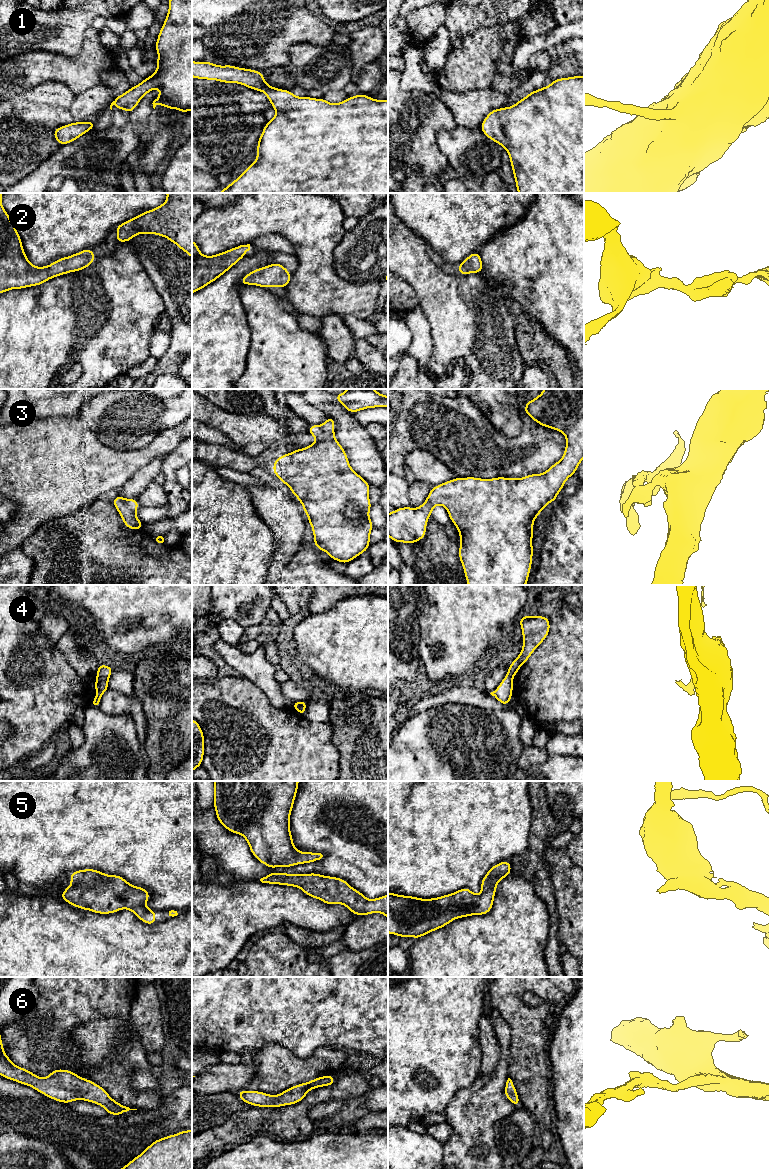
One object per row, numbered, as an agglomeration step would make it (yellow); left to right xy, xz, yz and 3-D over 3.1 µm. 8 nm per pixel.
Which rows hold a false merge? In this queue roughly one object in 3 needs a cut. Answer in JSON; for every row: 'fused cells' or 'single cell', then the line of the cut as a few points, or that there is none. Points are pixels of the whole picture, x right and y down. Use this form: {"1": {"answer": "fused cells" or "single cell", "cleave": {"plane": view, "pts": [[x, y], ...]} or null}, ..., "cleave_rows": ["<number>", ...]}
{"1": {"answer": "single cell", "cleave": null}, "2": {"answer": "single cell", "cleave": null}, "3": {"answer": "single cell", "cleave": null}, "4": {"answer": "fused cells", "cleave": {"plane": "xy", "pts": [[97, 674], [108, 677]]}}, "5": {"answer": "single cell", "cleave": null}, "6": {"answer": "single cell", "cleave": null}, "cleave_rows": ["4"]}

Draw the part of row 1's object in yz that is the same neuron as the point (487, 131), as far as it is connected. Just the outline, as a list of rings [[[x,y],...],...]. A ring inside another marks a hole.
[[[584,76],[553,79],[549,86],[528,93],[515,105],[491,110],[480,128],[491,141],[495,141],[507,151],[518,193],[584,193]]]

